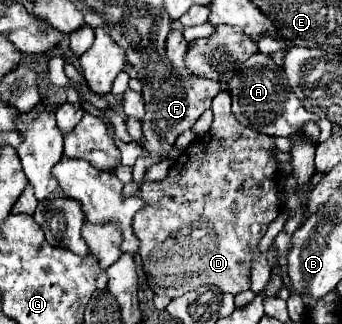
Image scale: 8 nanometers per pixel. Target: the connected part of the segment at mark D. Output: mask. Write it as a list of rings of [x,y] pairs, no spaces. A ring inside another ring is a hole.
[[[224,91],[214,97],[212,111],[212,127],[178,155],[166,179],[158,183],[144,183],[140,190],[140,197],[146,199],[146,207],[142,207],[142,211],[134,217],[134,233],[140,239],[140,257],[152,291],[168,295],[170,299],[202,285],[214,285],[230,295],[248,291],[250,263],[260,253],[258,243],[268,225],[284,209],[282,199],[278,199],[278,183],[274,183],[274,179],[282,175],[276,167],[278,161],[272,155],[272,149],[276,147],[274,139],[238,123],[230,111],[230,95]],[[162,199],[172,199],[174,207],[164,209]],[[190,203],[200,203],[200,207],[192,209]]]

